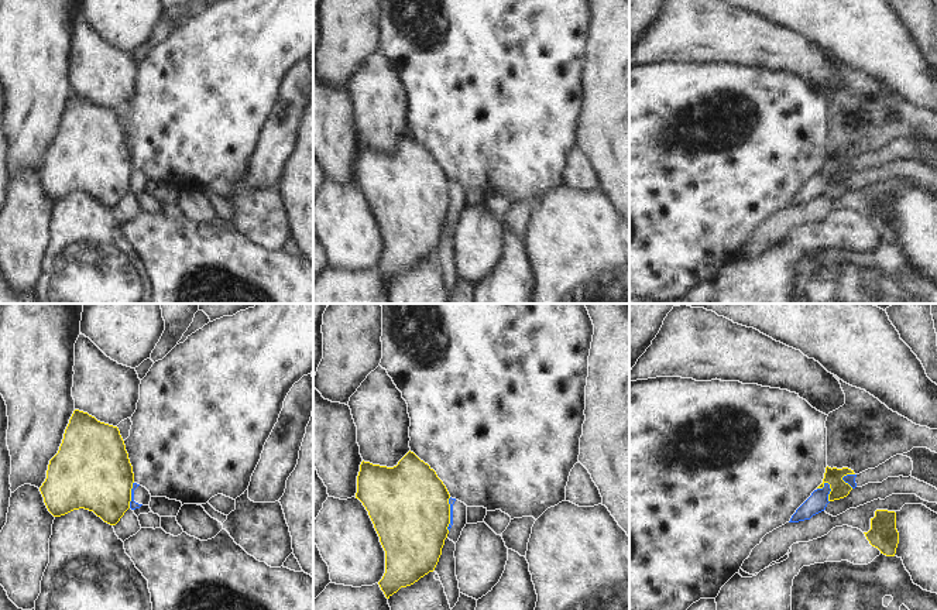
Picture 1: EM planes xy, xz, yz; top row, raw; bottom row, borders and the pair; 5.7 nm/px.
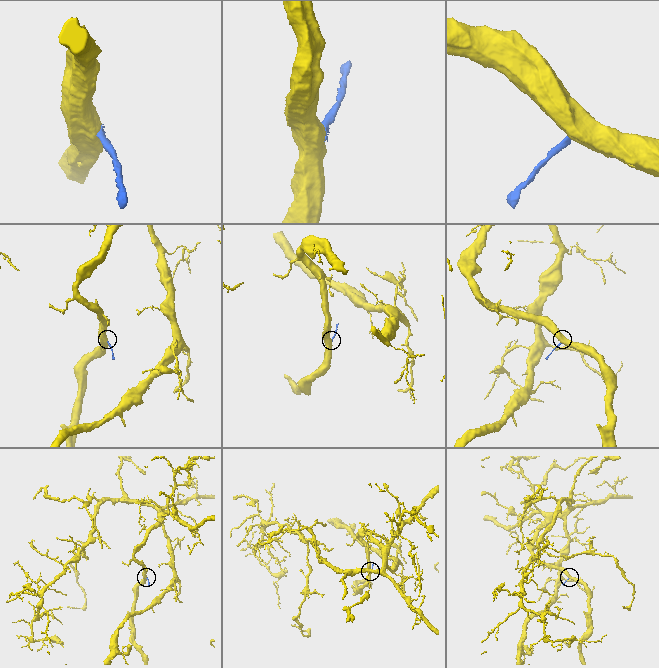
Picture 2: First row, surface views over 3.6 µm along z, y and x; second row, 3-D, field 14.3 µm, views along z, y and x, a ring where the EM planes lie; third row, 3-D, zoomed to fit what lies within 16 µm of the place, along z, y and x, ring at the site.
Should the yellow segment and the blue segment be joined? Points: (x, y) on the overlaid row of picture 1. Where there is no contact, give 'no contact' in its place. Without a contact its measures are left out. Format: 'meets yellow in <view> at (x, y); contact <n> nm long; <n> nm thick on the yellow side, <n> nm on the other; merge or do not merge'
meets yellow in yz at (830, 492); contact 120 nm long; 100 nm thick on the yellow side, 110 nm on the other; do not merge

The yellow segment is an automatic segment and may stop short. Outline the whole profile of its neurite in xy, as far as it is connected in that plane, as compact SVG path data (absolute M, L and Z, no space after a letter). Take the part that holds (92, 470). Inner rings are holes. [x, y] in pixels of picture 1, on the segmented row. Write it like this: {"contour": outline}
{"contour": "M75 409L40 491L54 517L85 508L116 525L130 508L133 483L119 428Z"}

